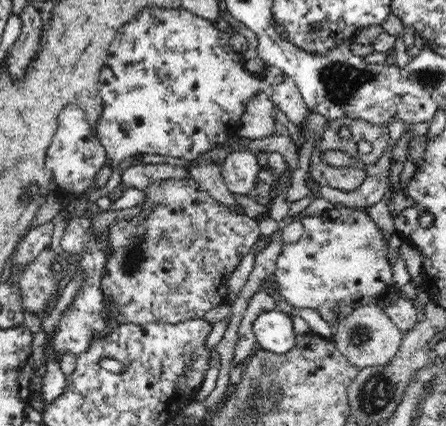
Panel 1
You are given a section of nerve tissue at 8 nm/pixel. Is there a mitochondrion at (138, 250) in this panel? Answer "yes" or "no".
yes

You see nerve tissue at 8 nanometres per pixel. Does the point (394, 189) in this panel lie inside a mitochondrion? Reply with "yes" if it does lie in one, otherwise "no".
no

